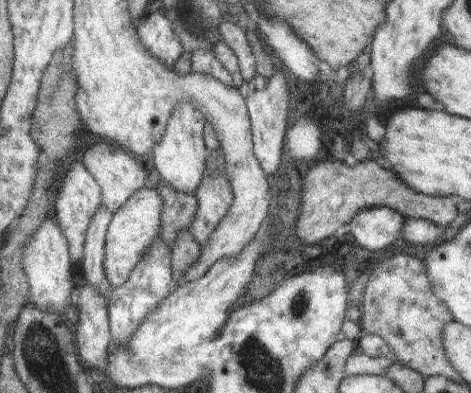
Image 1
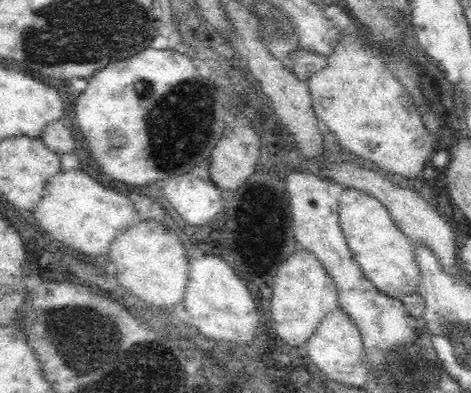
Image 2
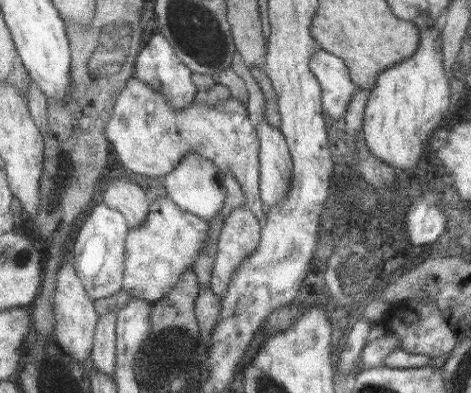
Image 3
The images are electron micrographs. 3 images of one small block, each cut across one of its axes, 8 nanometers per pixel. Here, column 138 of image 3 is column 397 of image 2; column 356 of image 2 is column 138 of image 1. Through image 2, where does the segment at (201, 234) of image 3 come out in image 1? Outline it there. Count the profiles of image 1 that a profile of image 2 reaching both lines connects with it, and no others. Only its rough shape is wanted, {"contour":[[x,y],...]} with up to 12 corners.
{"contour":[[139,190],[107,238],[107,276],[129,282],[163,238],[165,196]]}

